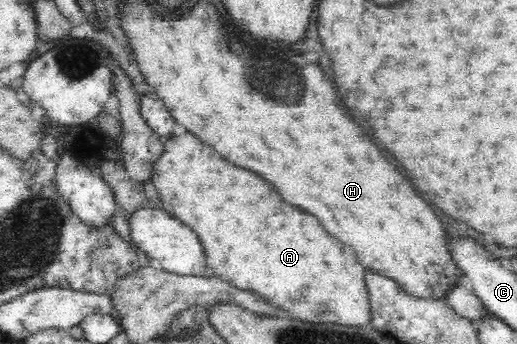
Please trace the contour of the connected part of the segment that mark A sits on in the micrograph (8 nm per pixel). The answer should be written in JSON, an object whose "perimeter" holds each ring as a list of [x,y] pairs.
{"perimeter":[[[190,132],[173,135],[163,141],[163,144],[163,154],[157,159],[151,175],[152,183],[159,193],[164,212],[178,219],[199,237],[206,267],[212,269],[216,279],[235,283],[237,290],[251,292],[254,297],[275,309],[275,315],[271,315],[275,319],[351,327],[371,324],[371,302],[366,285],[367,270],[353,255],[343,255],[343,249],[347,249],[345,244],[337,241],[329,233],[323,233],[323,227],[313,217],[293,213],[291,207],[283,203],[281,195],[267,181],[251,171],[235,167],[196,135]]]}

